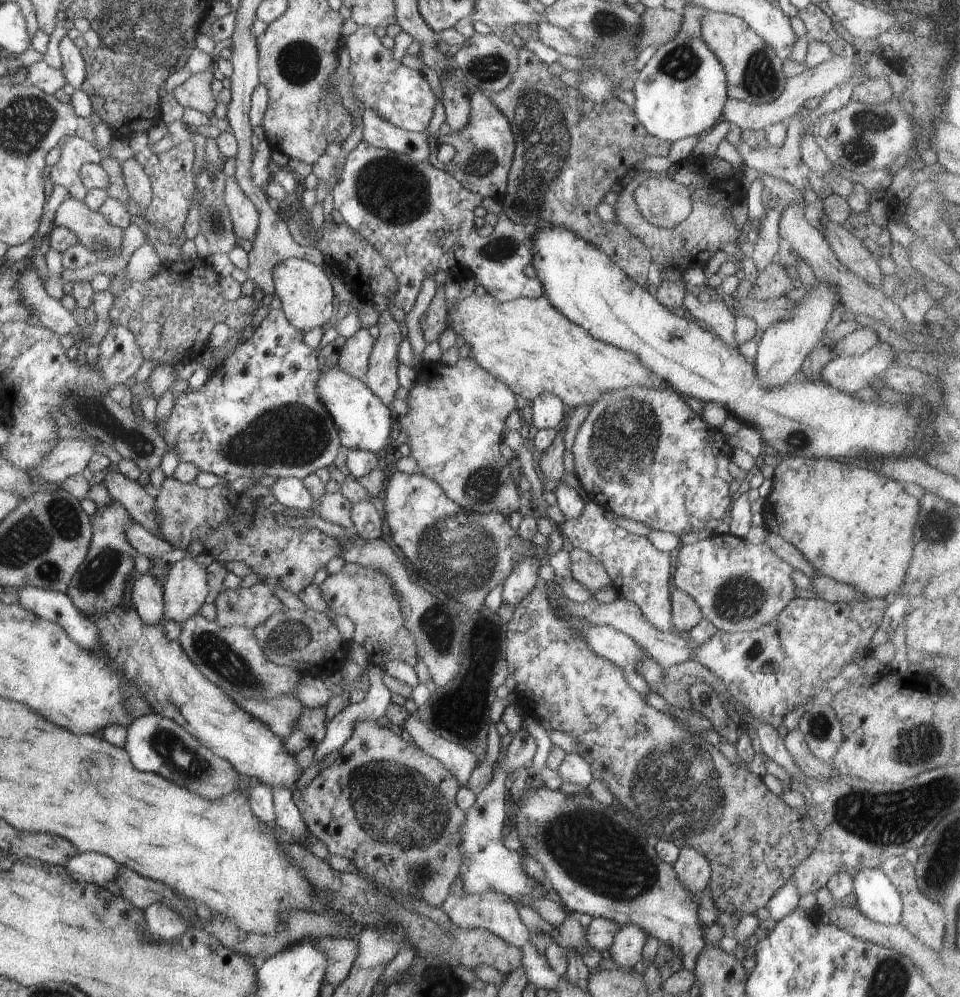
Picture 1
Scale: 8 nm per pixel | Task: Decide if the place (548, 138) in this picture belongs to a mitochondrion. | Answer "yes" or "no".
yes

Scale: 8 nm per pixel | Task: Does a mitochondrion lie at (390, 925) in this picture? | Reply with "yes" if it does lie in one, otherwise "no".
no

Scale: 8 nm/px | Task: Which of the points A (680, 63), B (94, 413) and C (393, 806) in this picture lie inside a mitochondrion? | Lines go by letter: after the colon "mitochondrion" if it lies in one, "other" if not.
A: mitochondrion
B: mitochondrion
C: mitochondrion

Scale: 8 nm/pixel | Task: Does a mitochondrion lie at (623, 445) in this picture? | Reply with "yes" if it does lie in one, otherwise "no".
yes

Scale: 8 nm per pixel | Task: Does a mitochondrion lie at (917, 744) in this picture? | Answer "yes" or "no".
yes

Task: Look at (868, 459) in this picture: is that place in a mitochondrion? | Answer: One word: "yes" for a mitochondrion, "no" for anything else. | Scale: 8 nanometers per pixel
no

